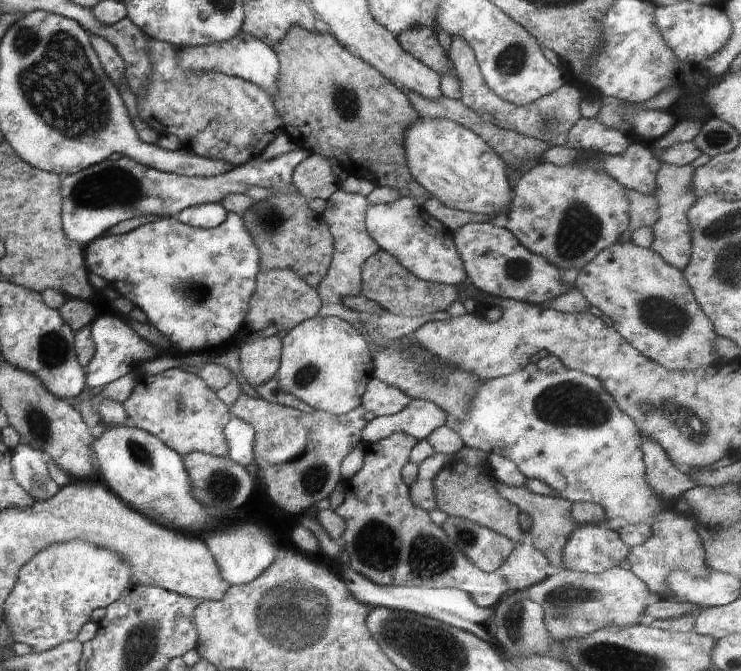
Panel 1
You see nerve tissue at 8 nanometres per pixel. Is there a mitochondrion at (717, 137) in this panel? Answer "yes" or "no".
yes

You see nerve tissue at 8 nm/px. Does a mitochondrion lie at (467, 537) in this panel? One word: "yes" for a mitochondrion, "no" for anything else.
yes

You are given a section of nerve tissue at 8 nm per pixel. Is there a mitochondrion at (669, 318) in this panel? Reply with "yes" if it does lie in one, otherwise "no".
yes

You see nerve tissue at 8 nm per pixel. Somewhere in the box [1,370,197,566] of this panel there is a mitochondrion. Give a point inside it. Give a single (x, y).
(38, 424)

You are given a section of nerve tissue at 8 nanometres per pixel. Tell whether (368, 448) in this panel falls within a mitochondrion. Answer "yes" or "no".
no

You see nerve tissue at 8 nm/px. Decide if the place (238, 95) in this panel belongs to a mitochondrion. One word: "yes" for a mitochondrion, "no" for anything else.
no

